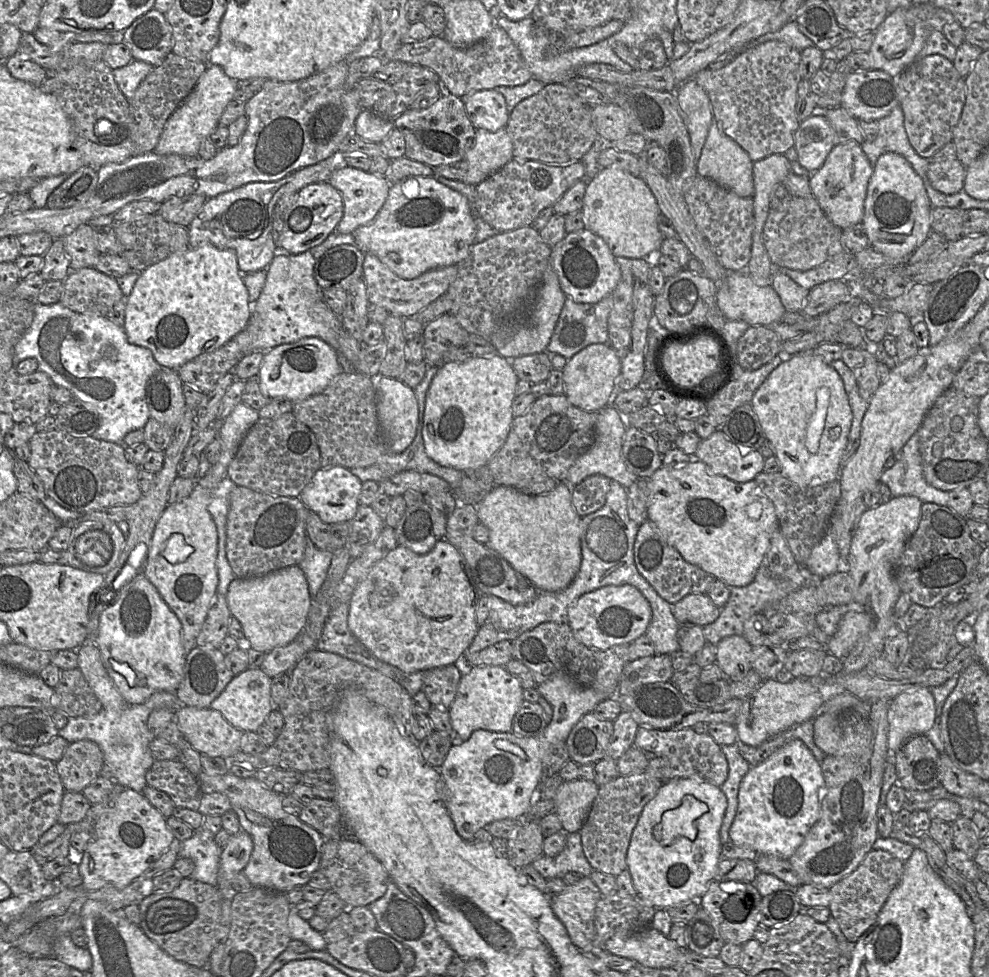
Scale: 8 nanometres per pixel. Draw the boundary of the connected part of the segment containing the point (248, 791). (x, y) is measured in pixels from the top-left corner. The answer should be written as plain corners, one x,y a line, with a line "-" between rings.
202,771
197,777
203,793
220,792
225,794
239,819
241,829
247,832
253,841
253,851
243,869
253,887
261,887
287,894
295,887
303,887
311,875
319,869
321,849
325,839
315,829
302,822
298,816
286,812
282,806
283,796
265,787
253,778
240,778
230,773
208,775

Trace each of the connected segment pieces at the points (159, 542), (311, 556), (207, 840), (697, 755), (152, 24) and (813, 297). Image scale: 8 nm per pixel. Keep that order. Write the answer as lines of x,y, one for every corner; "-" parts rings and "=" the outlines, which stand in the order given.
243,402
235,406
220,423
218,437
221,441
221,453
218,461
211,465
205,475
198,477
197,485
190,496
166,506
155,525
142,574
156,587
180,620
186,654
197,646
196,638
206,619
211,600
217,593
218,534
207,507
218,484
227,476
228,466
242,439
259,418
259,411
=
307,537
304,556
299,567
305,574
311,599
319,592
331,564
333,552
318,549
=
195,830
191,838
181,841
178,858
190,858
194,861
195,869
189,878
217,886
220,856
223,848
215,843
214,836
215,834
210,832
=
639,727
633,745
641,751
648,751
669,762
669,779
691,778
720,787
728,776
727,759
719,744
707,734
699,734
693,728
661,730
=
153,8
123,32
122,43
130,49
133,60
159,66
172,52
172,28
165,14
=
845,280
826,281
808,291
802,312
806,317
817,317
828,312
836,305
849,301
851,298

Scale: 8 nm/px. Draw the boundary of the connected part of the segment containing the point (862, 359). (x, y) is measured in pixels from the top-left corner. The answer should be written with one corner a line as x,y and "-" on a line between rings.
844,347
841,360
853,372
860,395
869,401
880,385
876,356
867,349

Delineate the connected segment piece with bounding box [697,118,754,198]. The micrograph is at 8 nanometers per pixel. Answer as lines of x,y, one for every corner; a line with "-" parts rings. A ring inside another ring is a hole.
713,118
701,156
697,161
697,174
715,181
739,197
747,198
752,197
754,193
753,163
748,153
728,137

